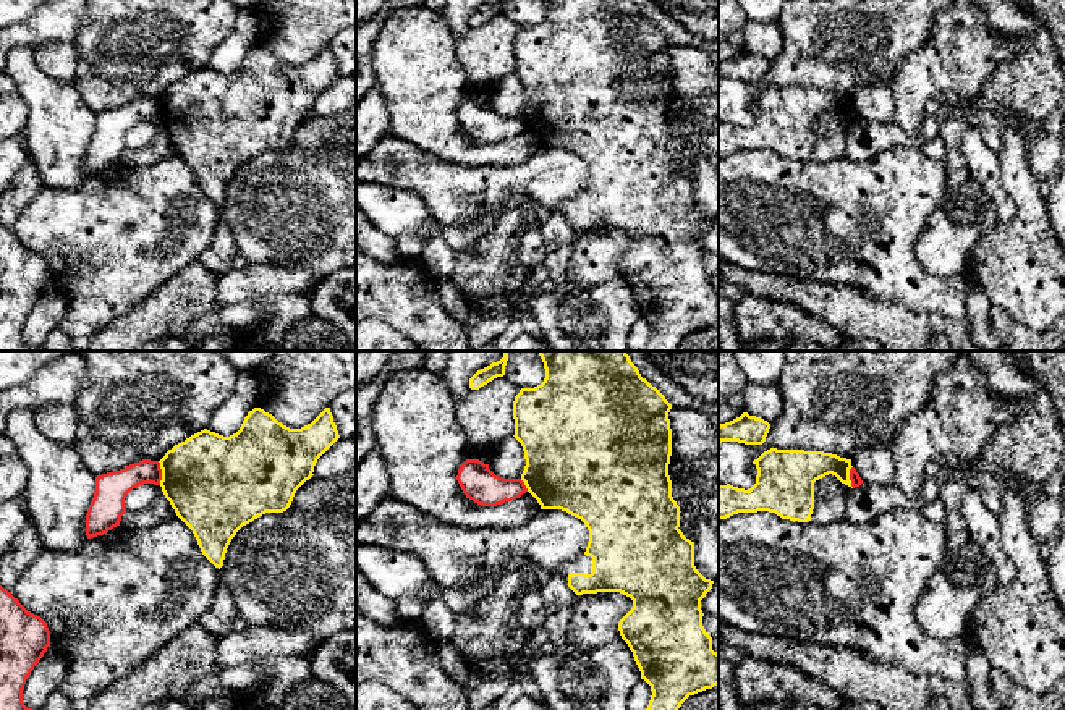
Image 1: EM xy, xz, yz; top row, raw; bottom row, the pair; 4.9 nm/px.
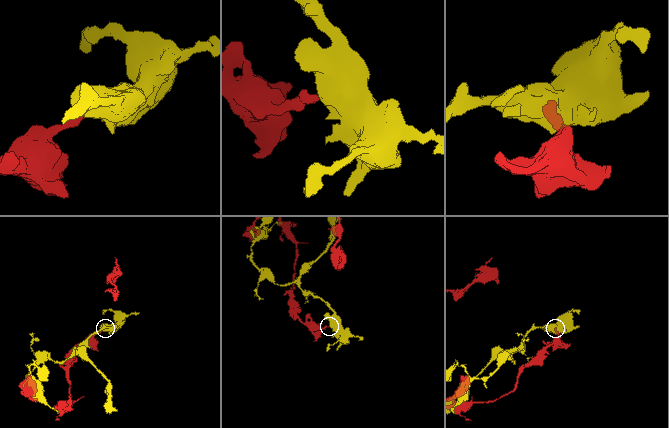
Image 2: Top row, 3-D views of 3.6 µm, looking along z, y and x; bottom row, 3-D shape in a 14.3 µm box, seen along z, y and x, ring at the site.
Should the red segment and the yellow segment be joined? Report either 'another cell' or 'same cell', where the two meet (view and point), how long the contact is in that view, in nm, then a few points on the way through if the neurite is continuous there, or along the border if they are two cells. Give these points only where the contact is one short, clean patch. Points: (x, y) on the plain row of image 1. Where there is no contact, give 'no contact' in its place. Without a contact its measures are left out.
another cell; contact xy (161, 110); length 120 nm; border xy (157, 99), (161, 122)

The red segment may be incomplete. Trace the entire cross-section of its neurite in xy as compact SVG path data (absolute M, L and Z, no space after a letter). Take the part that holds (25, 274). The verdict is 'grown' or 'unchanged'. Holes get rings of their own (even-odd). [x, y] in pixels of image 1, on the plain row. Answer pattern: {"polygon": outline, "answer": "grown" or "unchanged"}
{"polygon": "M0 223L0 351L44 351L24 343L23 327L49 283L45 259Z", "answer": "unchanged"}

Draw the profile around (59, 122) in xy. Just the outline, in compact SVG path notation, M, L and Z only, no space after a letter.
M10 50L5 71L28 105L23 144L45 188L76 189L89 176L86 152L95 129L95 113L73 84L42 73L34 50Z

